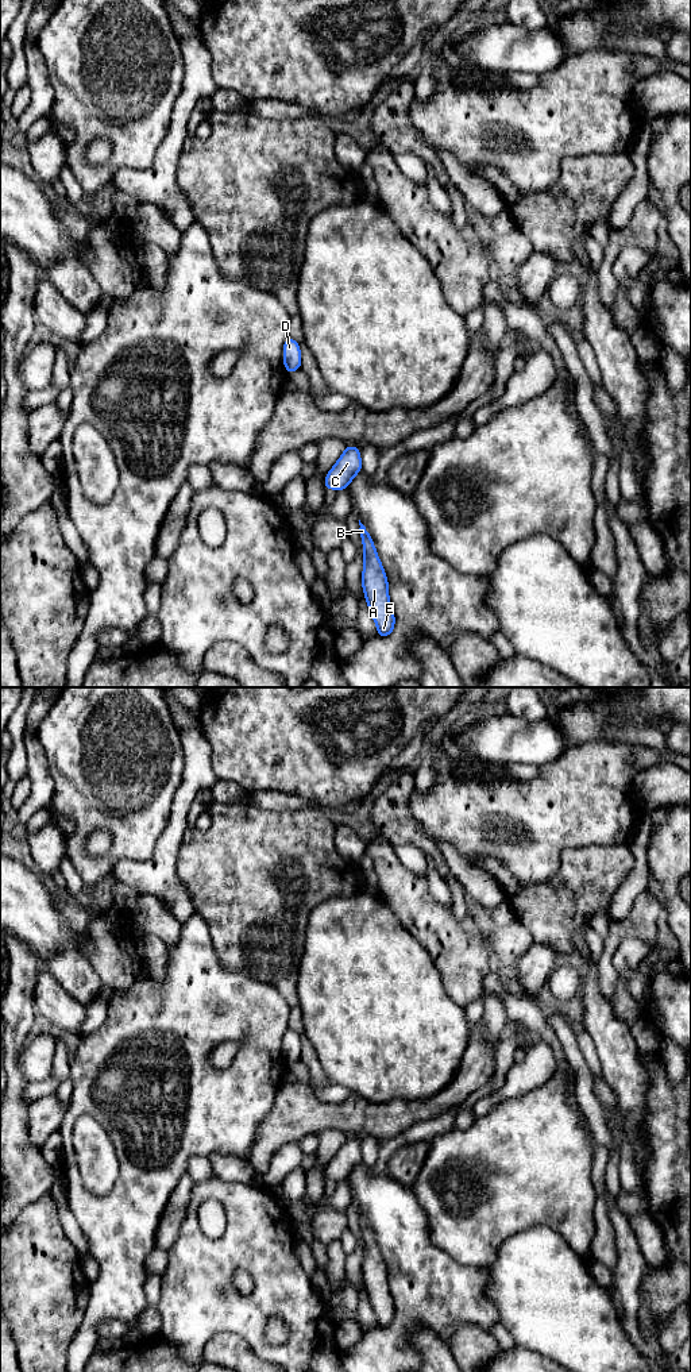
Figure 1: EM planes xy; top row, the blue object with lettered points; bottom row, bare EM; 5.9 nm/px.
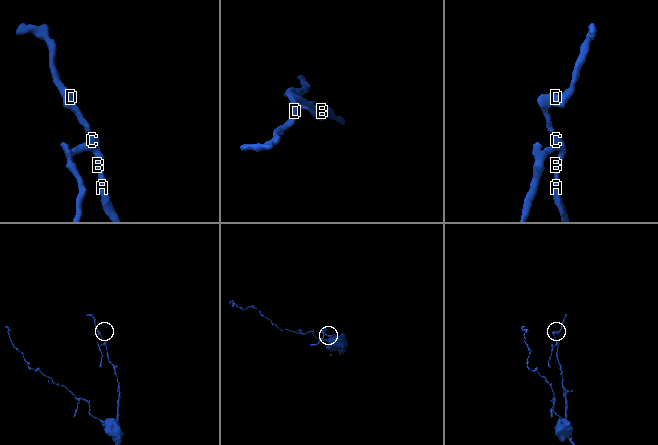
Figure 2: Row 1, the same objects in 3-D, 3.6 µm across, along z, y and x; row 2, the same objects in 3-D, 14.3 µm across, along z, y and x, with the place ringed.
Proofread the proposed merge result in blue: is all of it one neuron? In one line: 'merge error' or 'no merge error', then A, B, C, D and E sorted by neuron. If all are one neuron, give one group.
no merge error; A B C D E

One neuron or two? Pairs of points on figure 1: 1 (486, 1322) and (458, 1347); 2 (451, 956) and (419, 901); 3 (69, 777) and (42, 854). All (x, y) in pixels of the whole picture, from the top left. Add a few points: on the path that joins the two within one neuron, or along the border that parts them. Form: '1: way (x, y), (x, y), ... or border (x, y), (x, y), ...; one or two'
1: border (489, 1333), (473, 1325), (462, 1325), (450, 1342); two
2: way (450, 943), (421, 914); one
3: border (62, 835), (66, 855); two

